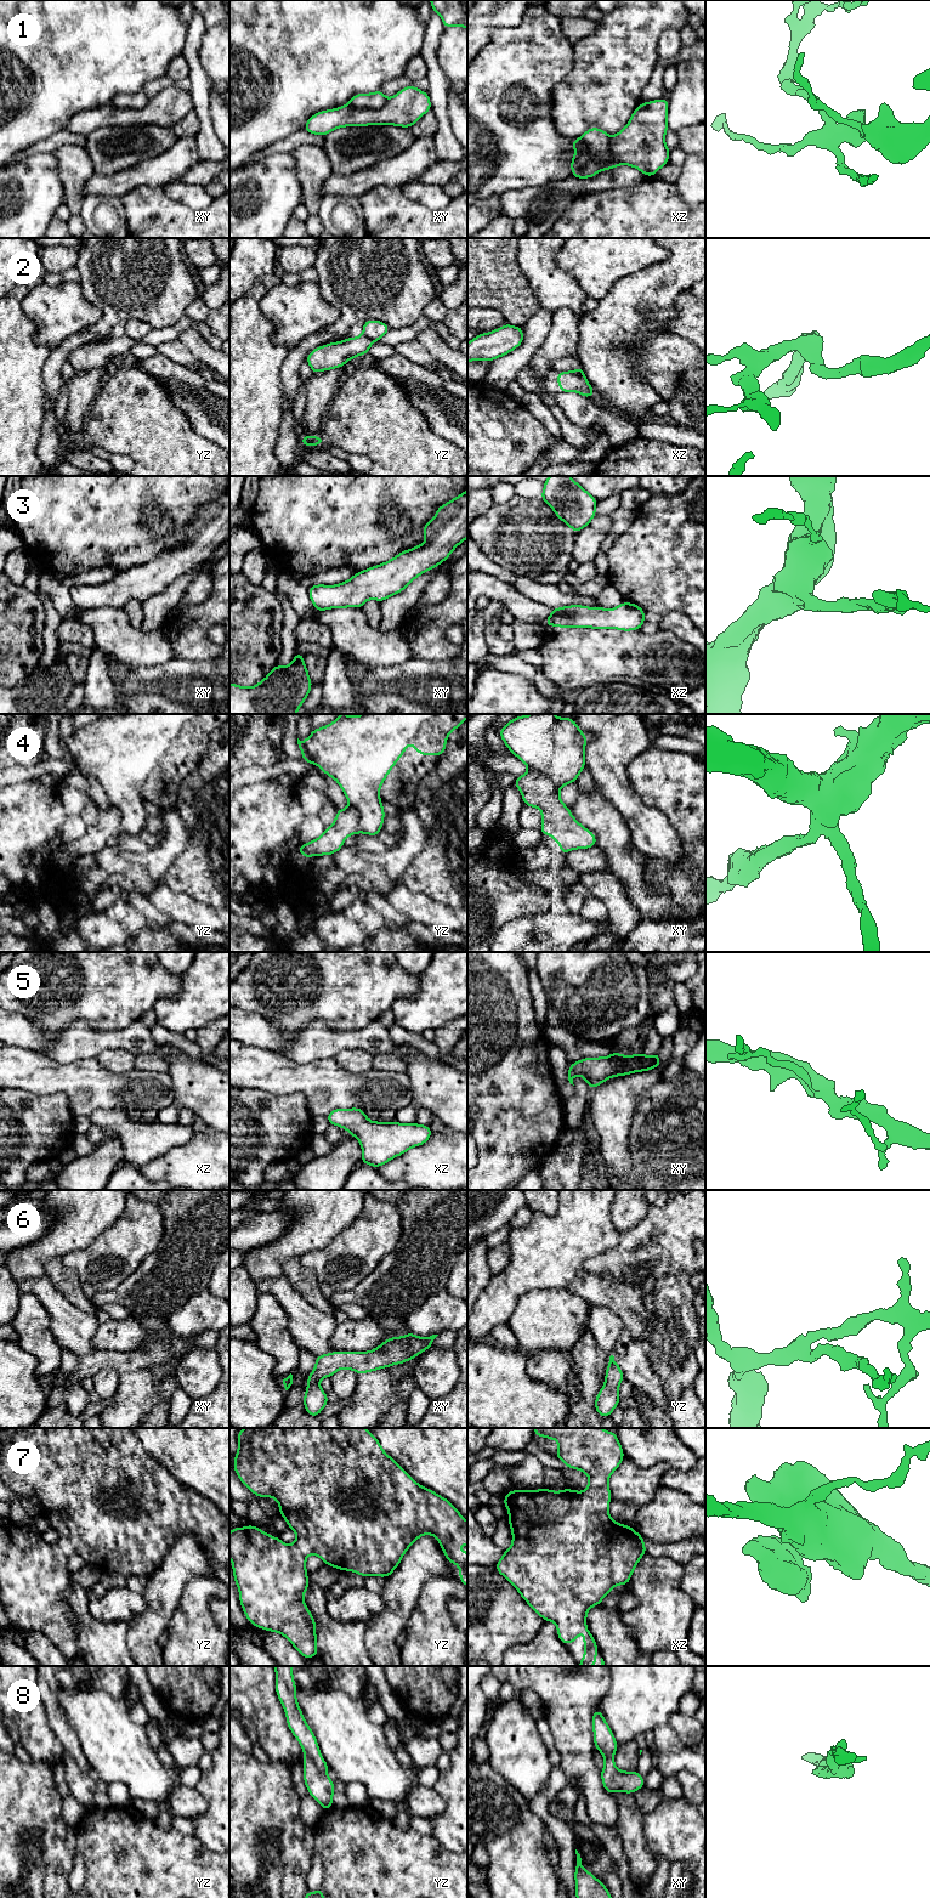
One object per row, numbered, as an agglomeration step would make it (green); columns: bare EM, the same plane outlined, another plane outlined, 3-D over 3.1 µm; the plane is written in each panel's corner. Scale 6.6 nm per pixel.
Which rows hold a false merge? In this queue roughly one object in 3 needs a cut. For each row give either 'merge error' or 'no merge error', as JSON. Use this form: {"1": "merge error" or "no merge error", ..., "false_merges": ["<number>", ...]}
{"1": "merge error", "2": "merge error", "3": "no merge error", "4": "no merge error", "5": "no merge error", "6": "no merge error", "7": "no merge error", "8": "no merge error", "false_merges": ["1", "2"]}

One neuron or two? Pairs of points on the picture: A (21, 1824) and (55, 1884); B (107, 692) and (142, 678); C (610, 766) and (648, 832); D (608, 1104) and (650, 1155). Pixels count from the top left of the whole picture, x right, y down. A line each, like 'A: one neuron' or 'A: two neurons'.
A: one neuron
B: two neurons
C: one neuron
D: two neurons

